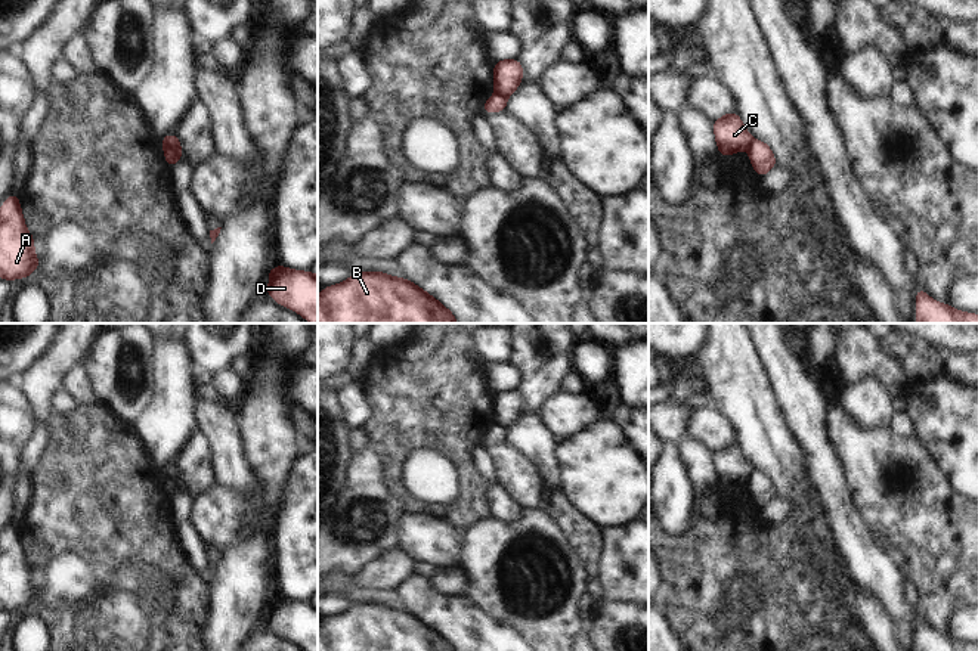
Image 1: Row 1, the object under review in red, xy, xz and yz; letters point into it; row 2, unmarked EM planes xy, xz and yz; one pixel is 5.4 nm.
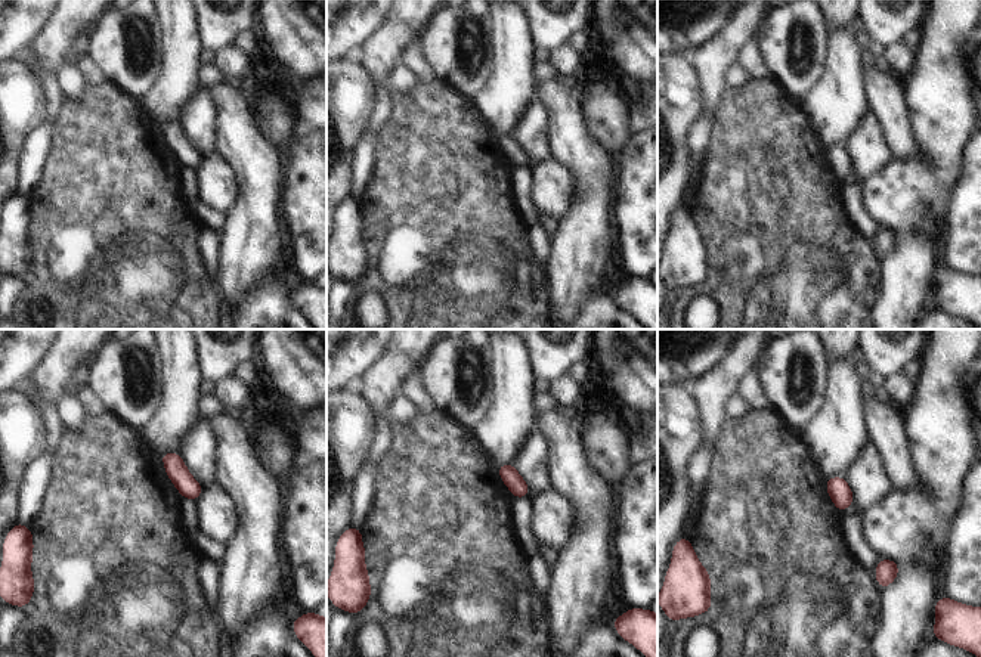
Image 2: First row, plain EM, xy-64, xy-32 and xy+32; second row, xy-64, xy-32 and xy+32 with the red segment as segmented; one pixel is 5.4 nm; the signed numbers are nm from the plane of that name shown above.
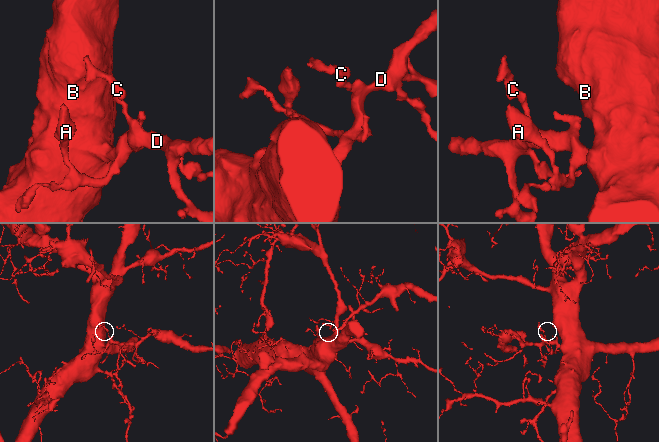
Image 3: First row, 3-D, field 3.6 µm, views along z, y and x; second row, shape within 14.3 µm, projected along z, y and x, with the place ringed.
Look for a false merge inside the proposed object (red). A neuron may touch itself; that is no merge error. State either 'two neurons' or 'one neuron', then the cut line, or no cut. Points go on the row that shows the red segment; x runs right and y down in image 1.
two neurons | xy (163, 142), (175, 151), (178, 158)

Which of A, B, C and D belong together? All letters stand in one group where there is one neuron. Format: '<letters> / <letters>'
A B D / C

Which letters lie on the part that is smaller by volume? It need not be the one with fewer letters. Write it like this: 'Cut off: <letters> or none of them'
Cut off: C

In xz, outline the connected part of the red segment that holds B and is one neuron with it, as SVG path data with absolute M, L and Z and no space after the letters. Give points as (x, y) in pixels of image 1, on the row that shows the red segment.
M356 272L343 283L325 286L318 294L318 323L458 323L454 313L406 278L383 272Z

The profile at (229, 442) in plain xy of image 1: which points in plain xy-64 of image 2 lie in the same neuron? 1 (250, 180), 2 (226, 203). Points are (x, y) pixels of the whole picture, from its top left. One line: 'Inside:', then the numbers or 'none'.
Inside: 1

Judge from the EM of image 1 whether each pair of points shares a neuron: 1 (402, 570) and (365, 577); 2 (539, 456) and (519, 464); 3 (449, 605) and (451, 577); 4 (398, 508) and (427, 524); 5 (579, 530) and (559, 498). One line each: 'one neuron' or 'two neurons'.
1: one neuron
2: two neurons
3: two neurons
4: two neurons
5: one neuron

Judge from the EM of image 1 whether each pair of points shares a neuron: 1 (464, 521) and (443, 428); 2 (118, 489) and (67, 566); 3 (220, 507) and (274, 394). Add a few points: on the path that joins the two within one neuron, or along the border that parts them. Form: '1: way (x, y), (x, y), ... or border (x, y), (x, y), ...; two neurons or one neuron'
1: way (469, 498), (469, 470), (461, 452); one neuron
2: way (101, 508), (101, 532), (86, 546); one neuron
3: way (257, 504), (262, 504), (274, 492), (274, 431); one neuron

